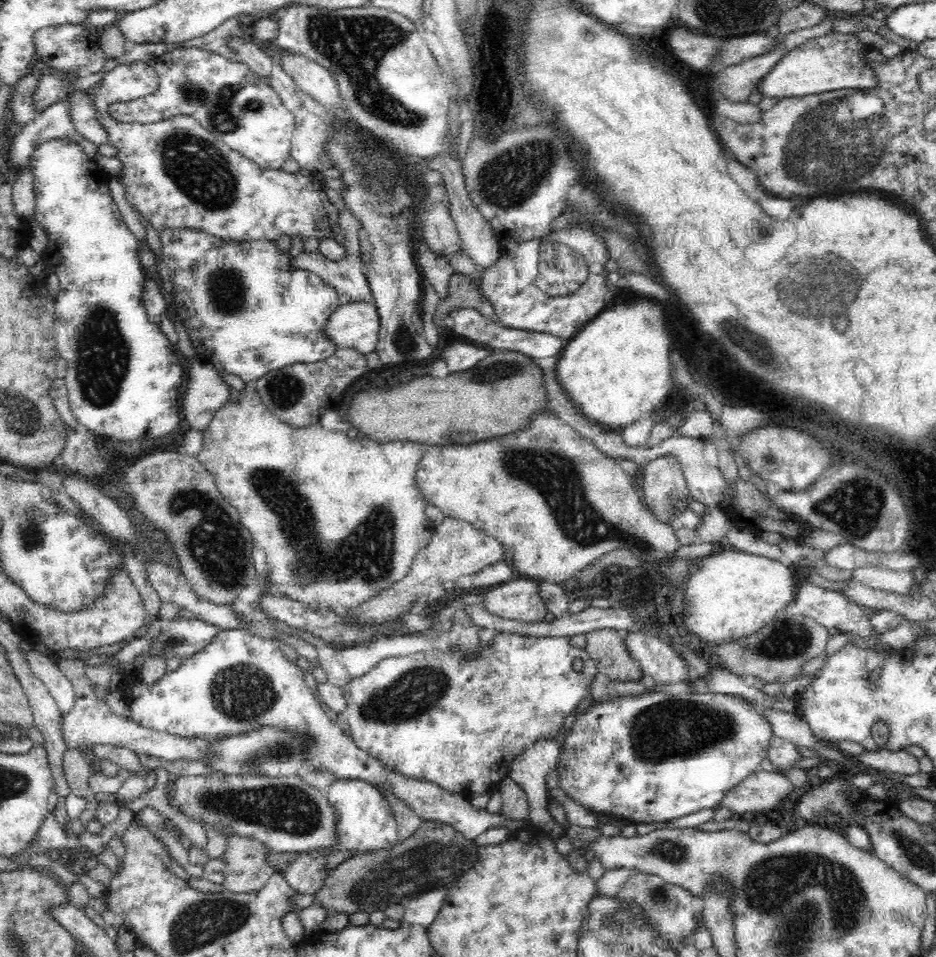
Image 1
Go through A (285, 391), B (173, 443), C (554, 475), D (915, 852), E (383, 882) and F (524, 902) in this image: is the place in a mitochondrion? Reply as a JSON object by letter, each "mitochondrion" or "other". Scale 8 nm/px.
{"A":"mitochondrion","B":"other","C":"mitochondrion","D":"mitochondrion","E":"mitochondrion","F":"other"}

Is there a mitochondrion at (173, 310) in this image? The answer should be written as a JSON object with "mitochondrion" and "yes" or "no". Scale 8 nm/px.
{"mitochondrion":"no"}

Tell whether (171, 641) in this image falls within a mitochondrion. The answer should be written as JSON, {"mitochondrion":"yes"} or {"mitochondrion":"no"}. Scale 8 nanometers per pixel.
{"mitochondrion":"yes"}

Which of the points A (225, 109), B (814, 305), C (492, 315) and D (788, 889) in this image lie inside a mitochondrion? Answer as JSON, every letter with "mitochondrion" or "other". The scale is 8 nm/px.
{"A":"mitochondrion","B":"mitochondrion","C":"other","D":"mitochondrion"}

